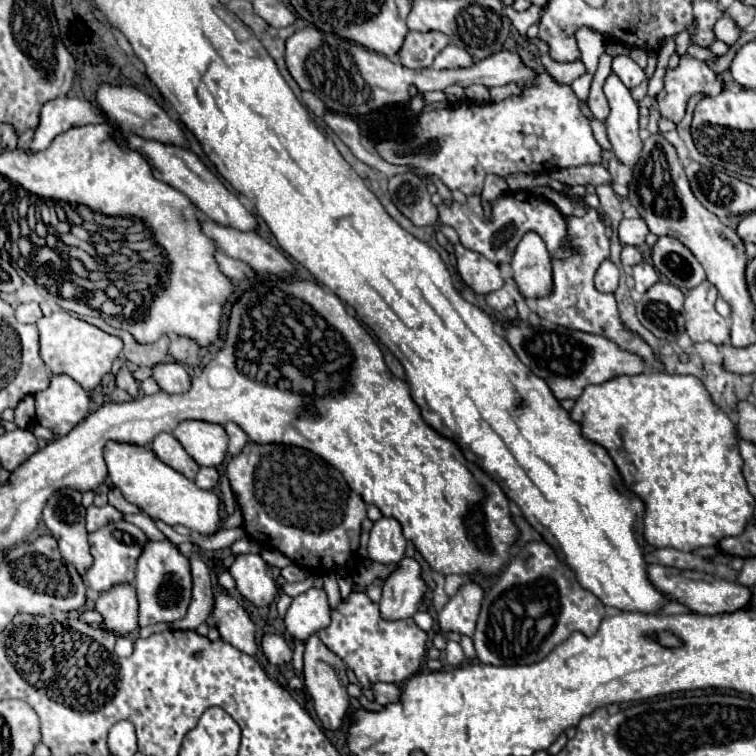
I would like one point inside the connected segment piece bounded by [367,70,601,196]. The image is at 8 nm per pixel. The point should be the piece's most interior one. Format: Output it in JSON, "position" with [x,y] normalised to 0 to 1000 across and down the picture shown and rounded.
{"position":[717,171]}

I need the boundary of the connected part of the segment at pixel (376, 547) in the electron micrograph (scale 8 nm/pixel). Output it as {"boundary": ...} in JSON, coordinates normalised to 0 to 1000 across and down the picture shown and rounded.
{"boundary":[[[504,685],[488,704],[488,738],[504,746],[525,746],[536,735],[538,714],[533,712],[530,693],[522,685]]]}

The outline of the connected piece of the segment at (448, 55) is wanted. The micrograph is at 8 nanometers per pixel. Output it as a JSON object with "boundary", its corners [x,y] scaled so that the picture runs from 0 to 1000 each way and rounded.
{"boundary":[[[594,58],[591,63],[586,63],[581,69],[581,74],[573,79],[573,90],[575,93],[586,93],[586,90],[615,90],[615,87],[623,87],[623,85],[626,85],[626,77],[615,66],[604,63],[599,58]]]}

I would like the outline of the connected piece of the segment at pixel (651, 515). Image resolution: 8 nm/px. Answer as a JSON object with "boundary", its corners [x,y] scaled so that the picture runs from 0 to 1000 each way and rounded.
{"boundary":[[[843,495],[816,497],[792,511],[776,511],[755,540],[755,553],[769,563],[771,579],[798,590],[811,606],[824,643],[851,661],[851,709],[866,725],[914,730],[927,722],[946,722],[959,709],[978,709],[996,683],[999,659],[991,653],[980,627],[980,603],[972,561],[943,534],[938,519],[919,497]]]}

